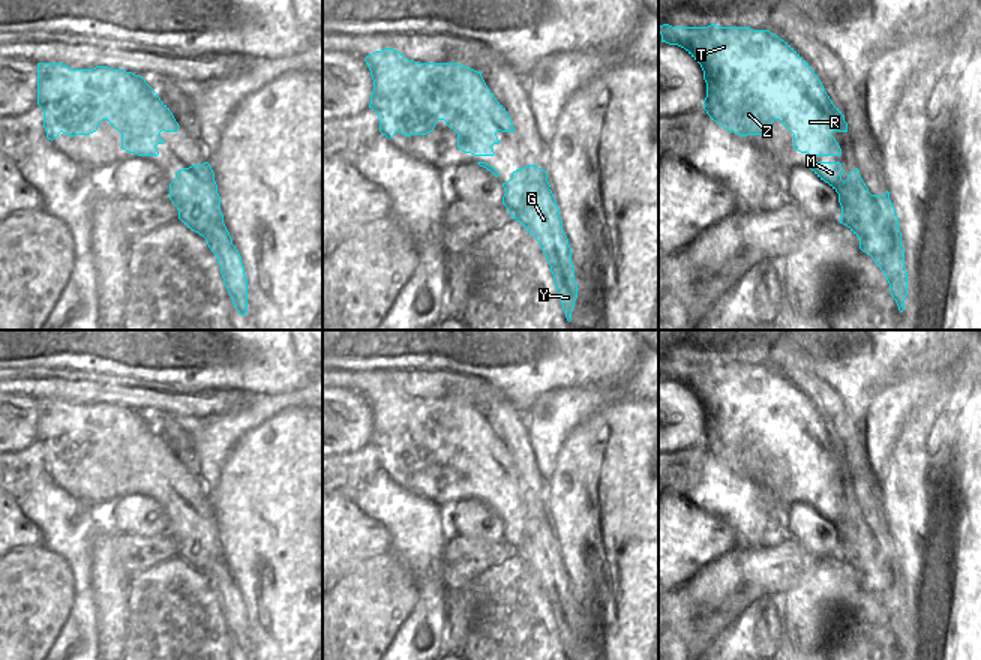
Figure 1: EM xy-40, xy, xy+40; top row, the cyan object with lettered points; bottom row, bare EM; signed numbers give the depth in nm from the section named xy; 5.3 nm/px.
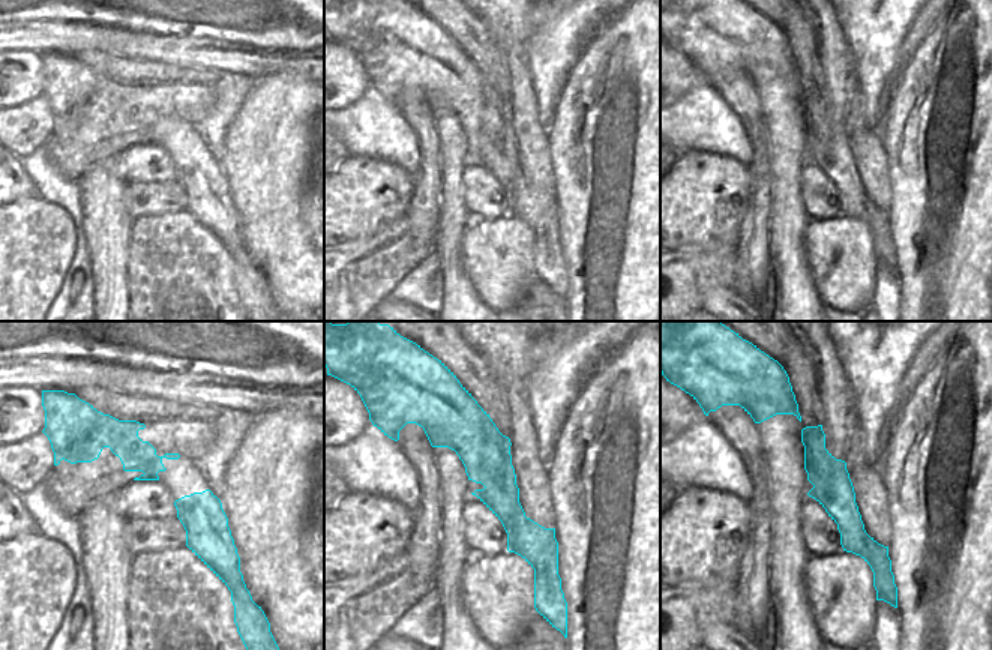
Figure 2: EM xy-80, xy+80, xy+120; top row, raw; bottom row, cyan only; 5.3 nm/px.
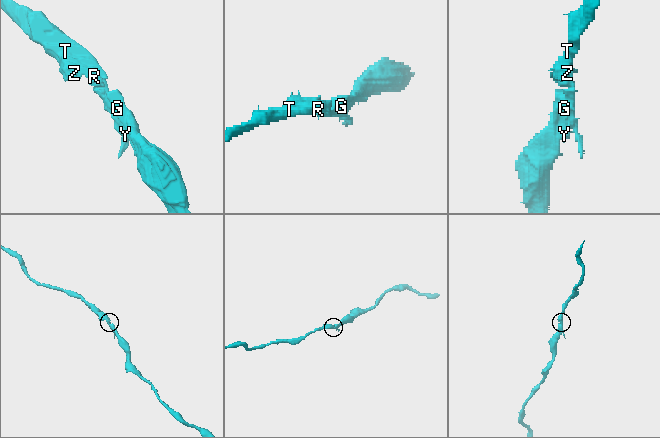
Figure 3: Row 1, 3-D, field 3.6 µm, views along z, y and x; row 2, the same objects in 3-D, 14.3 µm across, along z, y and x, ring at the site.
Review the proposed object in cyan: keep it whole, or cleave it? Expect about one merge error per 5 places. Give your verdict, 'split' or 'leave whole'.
leave whole

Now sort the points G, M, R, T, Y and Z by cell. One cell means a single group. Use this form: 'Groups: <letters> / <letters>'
Groups: G M R T Y Z

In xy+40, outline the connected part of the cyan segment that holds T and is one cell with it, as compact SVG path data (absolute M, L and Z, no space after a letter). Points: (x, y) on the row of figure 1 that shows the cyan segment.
M658 27L662 42L684 48L702 68L706 82L704 110L720 126L741 136L762 135L770 130L774 120L794 134L794 148L810 156L840 156L842 148L832 132L848 132L848 123L842 111L826 94L820 80L812 66L783 39L770 30L753 30L750 27Z

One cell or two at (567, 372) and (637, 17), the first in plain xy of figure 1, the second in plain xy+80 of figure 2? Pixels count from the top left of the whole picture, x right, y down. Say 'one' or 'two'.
two

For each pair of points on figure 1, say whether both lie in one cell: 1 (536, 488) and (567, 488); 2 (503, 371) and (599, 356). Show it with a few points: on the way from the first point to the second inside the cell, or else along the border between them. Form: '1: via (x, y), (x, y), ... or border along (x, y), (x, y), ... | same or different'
1: border along (543, 483), (545, 504) | different
2: via (527, 371), (536, 374), (554, 356), (575, 356) | same

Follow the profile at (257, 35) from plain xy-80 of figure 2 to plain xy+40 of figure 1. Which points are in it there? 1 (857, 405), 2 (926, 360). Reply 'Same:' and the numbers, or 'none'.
Same: 1, 2

